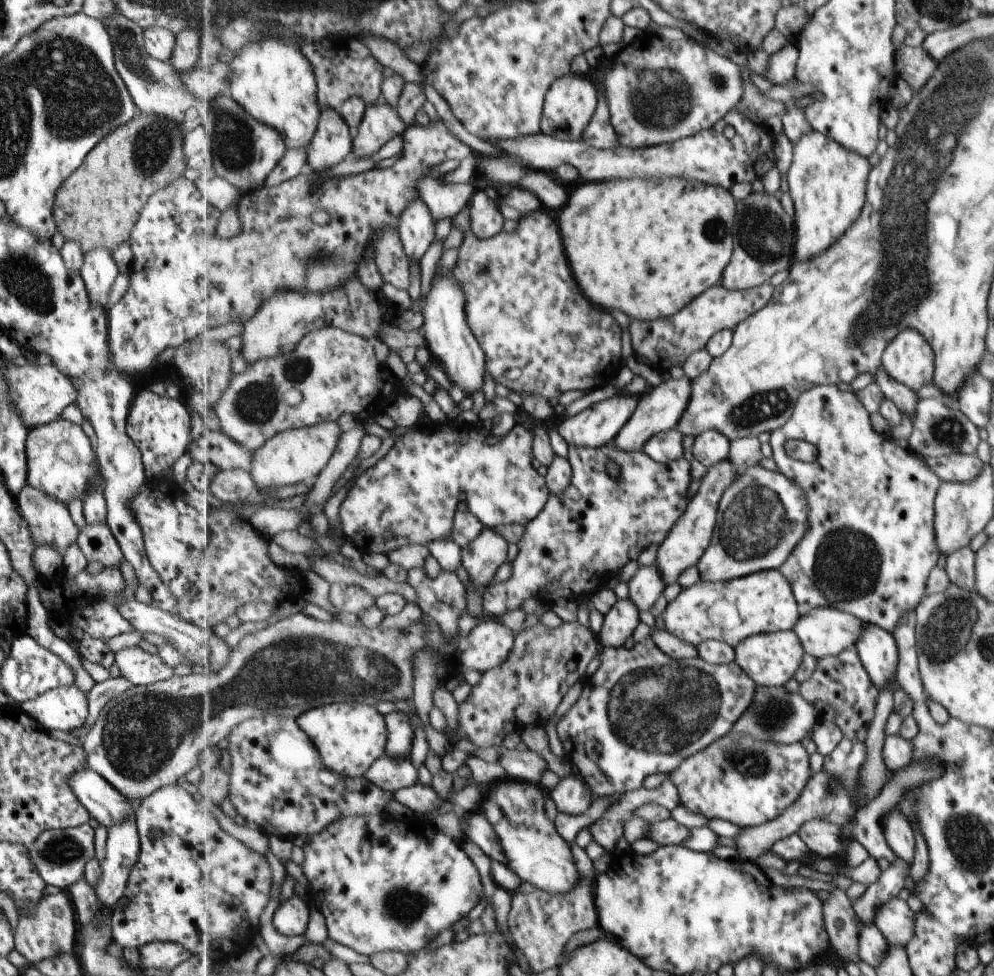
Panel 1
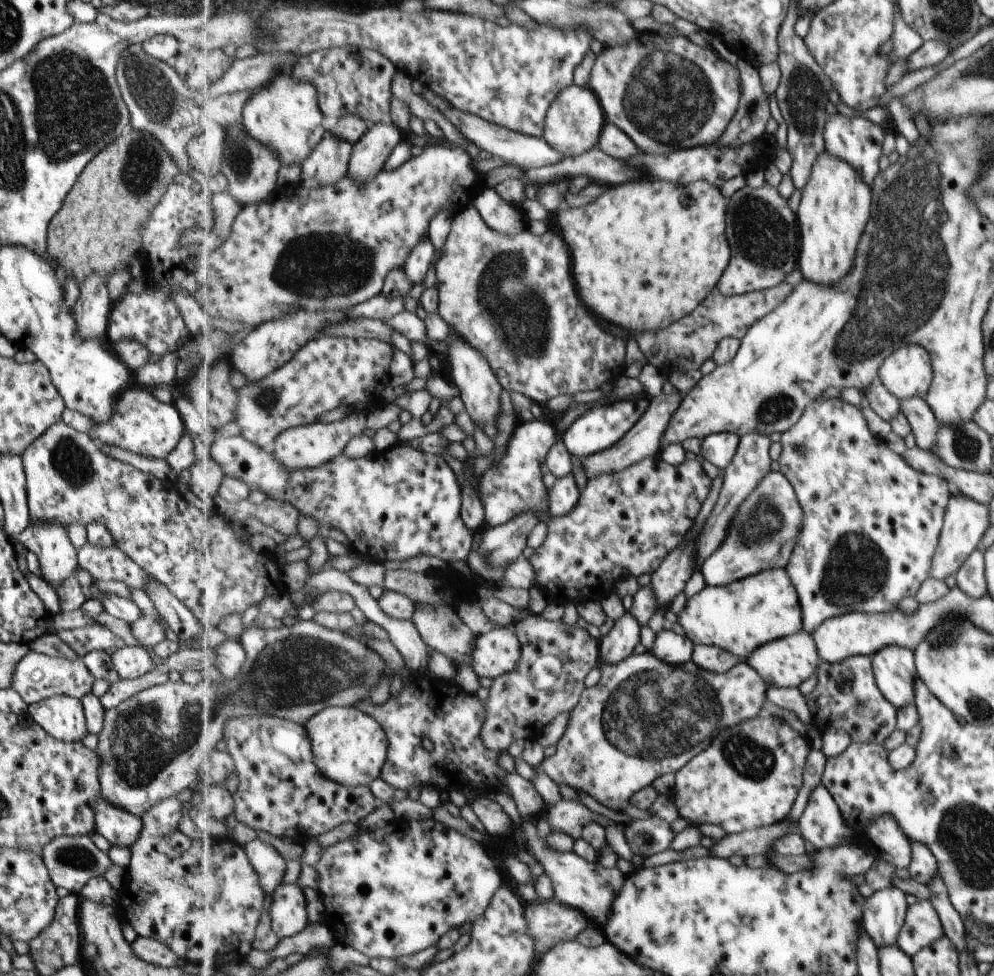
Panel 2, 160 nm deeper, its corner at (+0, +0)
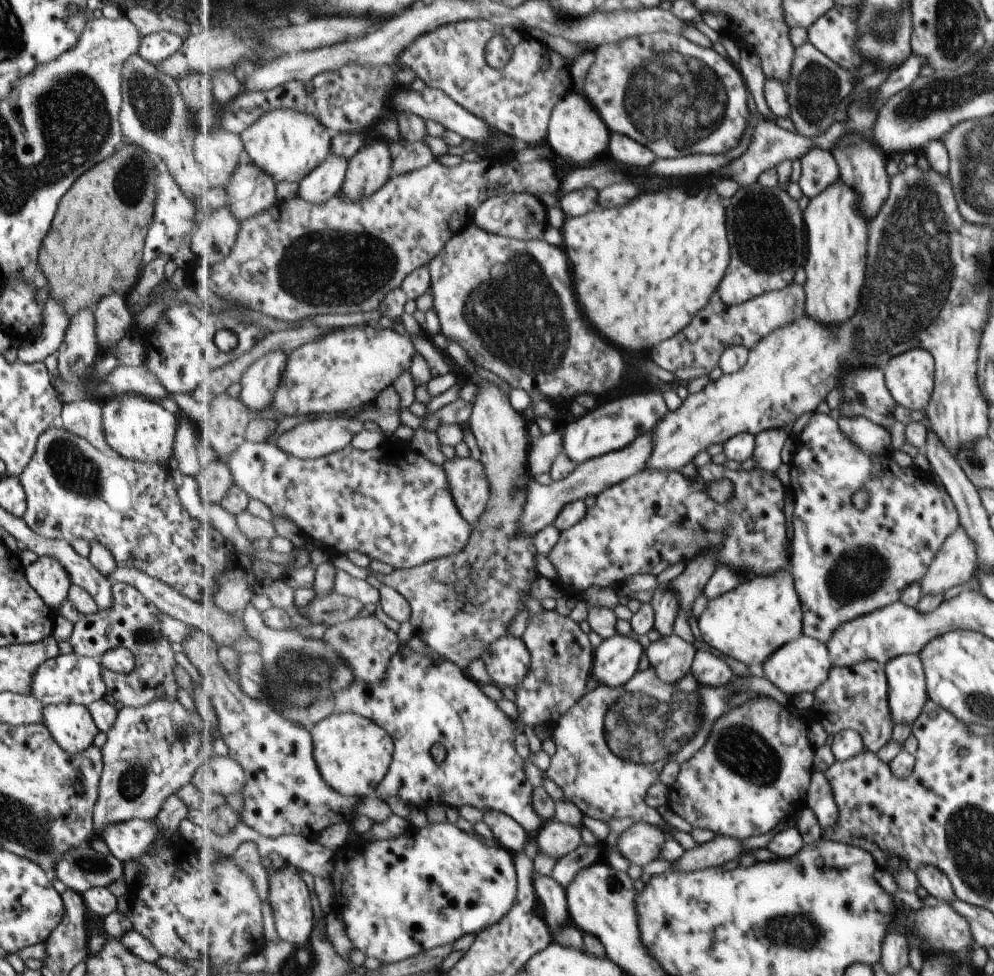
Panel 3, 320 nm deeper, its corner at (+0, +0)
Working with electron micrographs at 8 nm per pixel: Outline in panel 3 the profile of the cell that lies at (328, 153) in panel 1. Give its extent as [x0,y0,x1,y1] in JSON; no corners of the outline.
[299,148,349,204]

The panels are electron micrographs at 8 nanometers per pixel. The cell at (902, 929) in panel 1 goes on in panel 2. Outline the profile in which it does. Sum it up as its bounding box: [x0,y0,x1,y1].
[896,900,944,958]

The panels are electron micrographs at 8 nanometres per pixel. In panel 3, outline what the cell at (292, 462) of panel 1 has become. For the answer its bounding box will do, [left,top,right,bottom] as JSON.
[276,418,369,460]

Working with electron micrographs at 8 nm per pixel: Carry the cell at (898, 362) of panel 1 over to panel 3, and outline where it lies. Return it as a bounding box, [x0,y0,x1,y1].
[882,349,935,412]

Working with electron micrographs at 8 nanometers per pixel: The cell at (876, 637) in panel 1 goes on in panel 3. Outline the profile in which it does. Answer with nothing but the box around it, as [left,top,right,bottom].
[884,654,928,724]

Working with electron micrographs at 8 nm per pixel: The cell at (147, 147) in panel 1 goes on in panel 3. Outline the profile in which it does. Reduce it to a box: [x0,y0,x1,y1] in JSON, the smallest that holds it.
[37,144,155,320]

